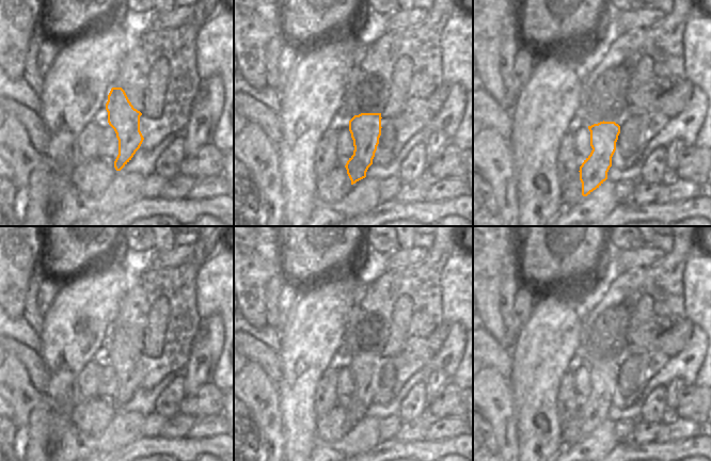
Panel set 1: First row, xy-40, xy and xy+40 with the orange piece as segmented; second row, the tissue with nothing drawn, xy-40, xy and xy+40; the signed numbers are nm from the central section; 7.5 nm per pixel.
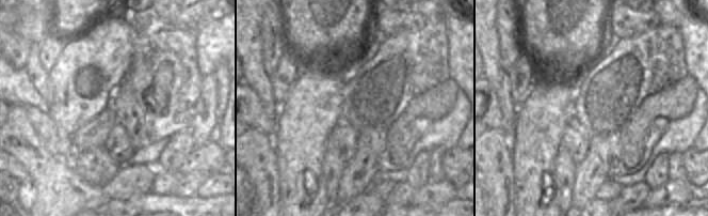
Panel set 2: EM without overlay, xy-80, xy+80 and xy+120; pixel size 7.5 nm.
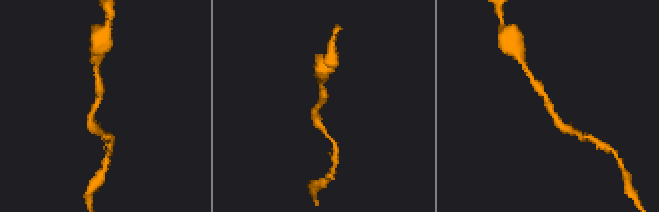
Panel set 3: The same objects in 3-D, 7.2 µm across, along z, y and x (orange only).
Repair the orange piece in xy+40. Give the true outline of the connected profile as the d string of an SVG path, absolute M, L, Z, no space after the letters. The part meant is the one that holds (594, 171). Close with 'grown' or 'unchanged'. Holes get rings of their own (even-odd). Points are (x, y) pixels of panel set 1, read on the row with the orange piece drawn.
M603 121L588 126L588 129L592 150L579 171L583 196L590 194L607 179L607 172L612 166L612 157L620 133L620 126L615 122Z; unchanged

